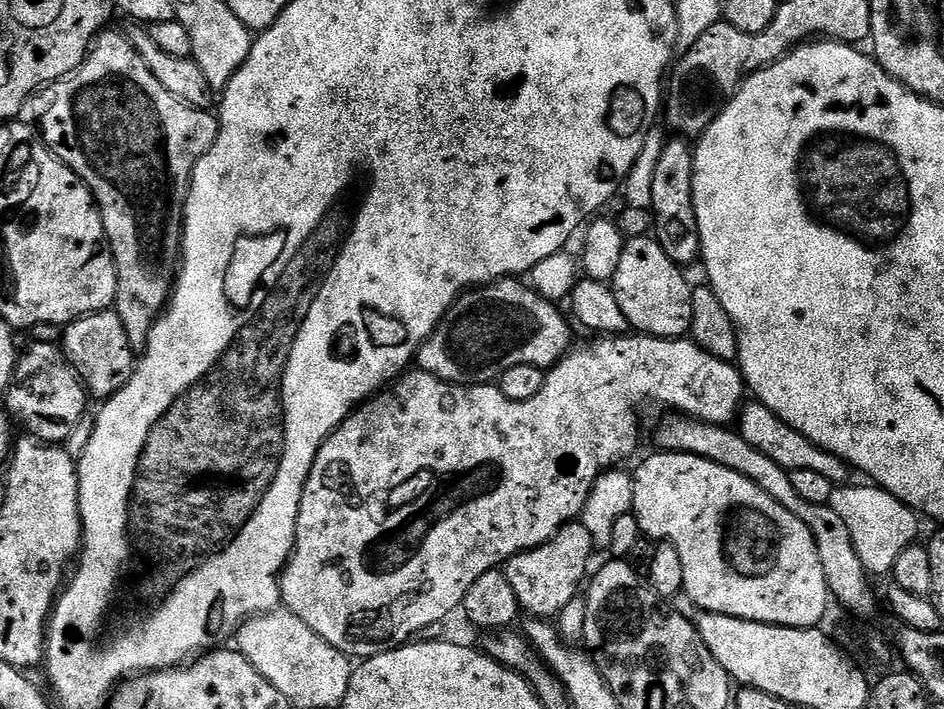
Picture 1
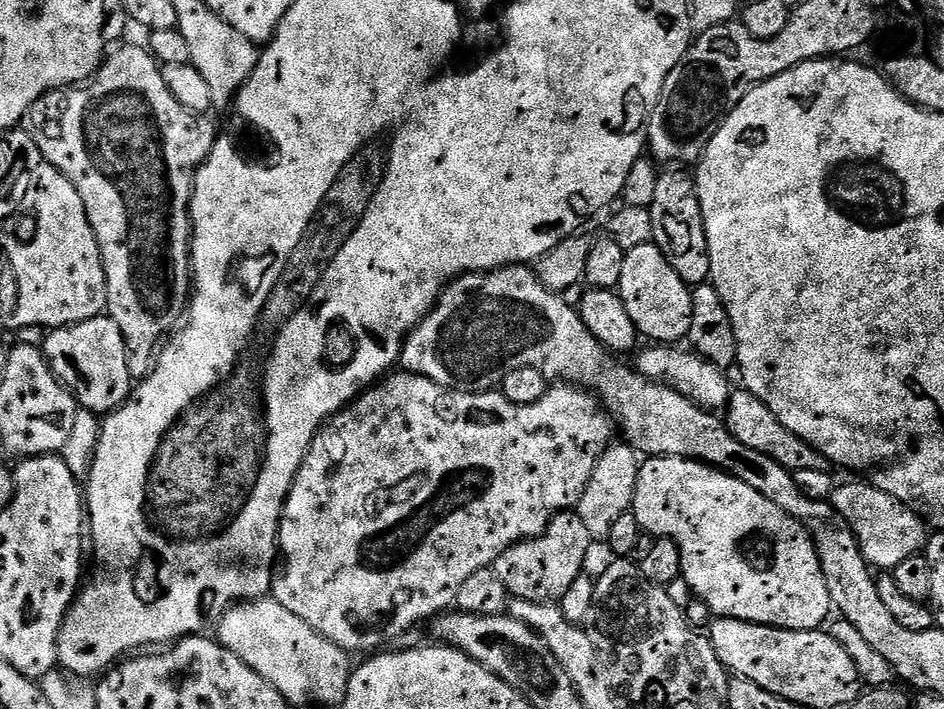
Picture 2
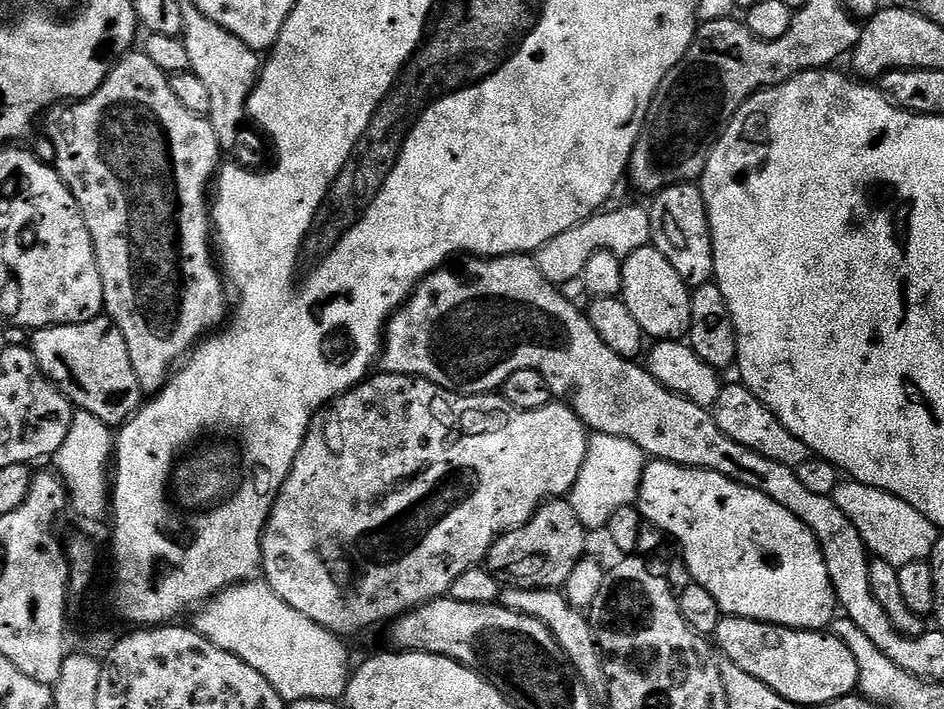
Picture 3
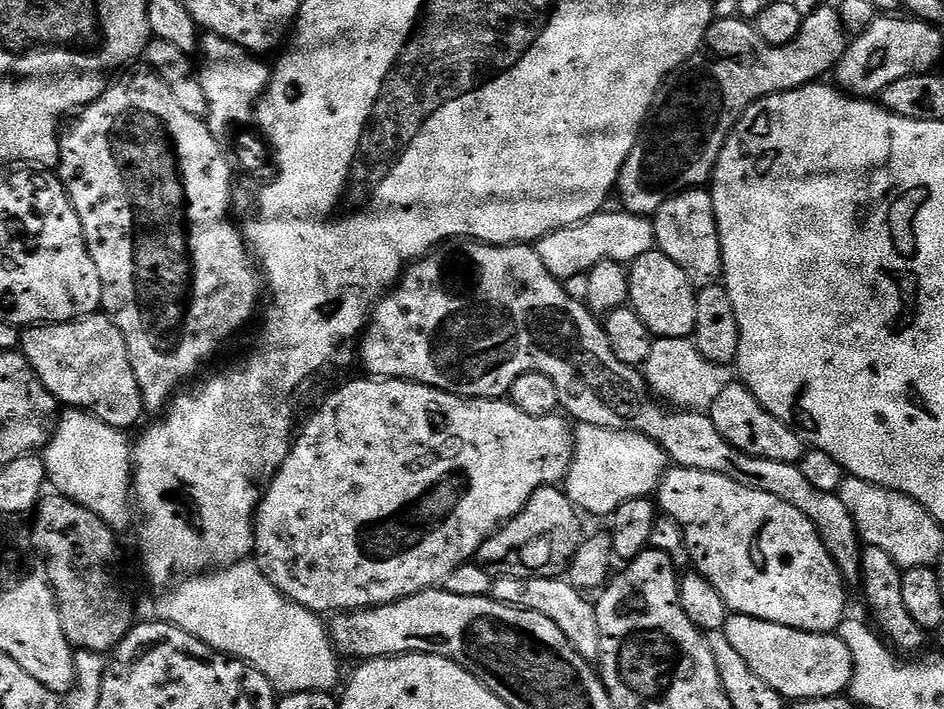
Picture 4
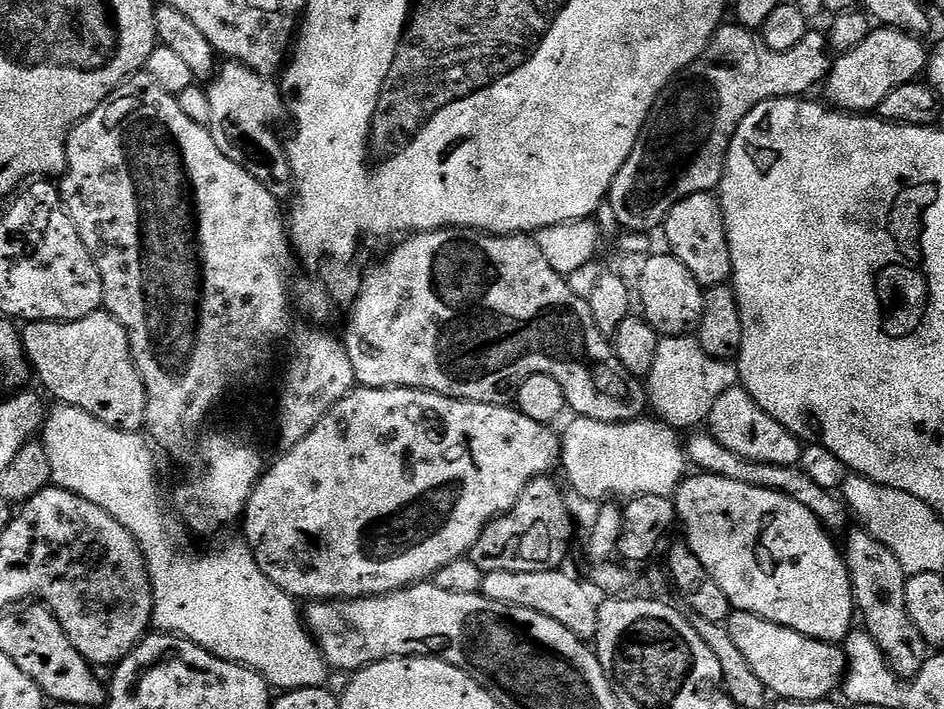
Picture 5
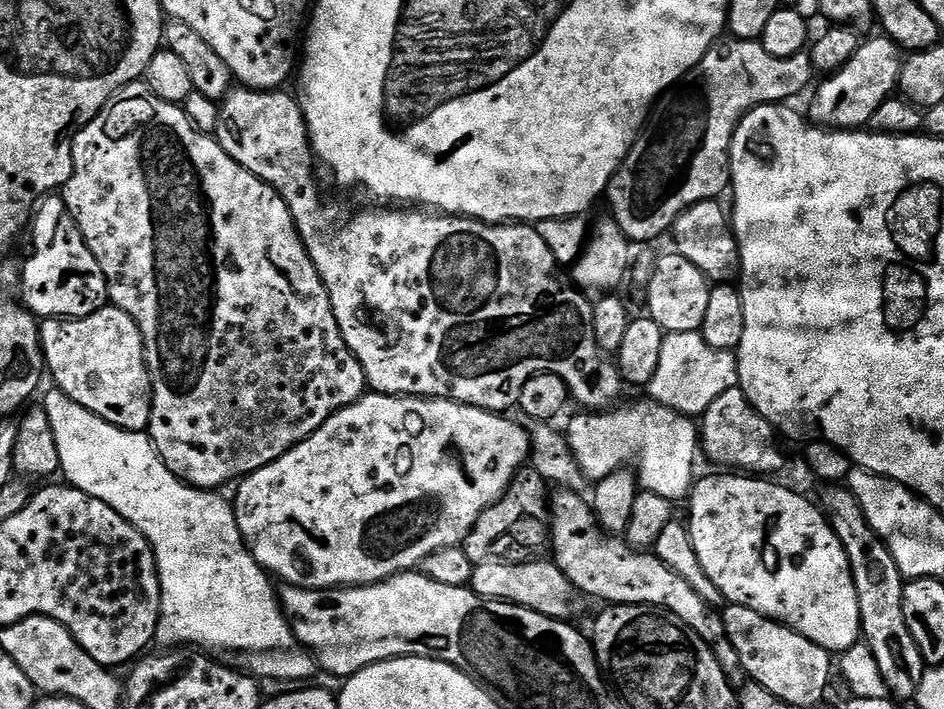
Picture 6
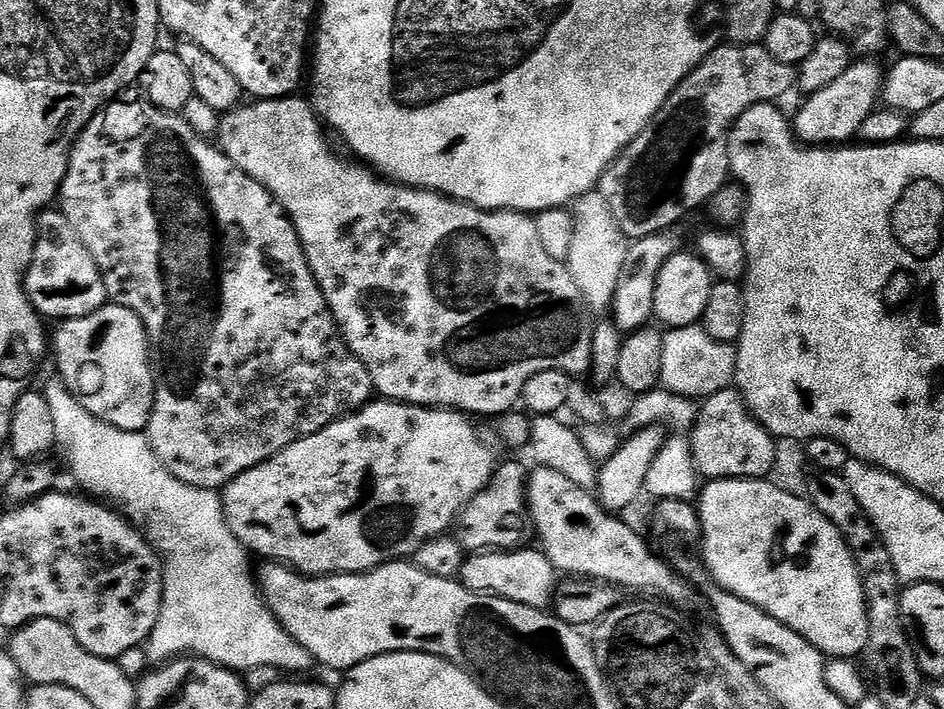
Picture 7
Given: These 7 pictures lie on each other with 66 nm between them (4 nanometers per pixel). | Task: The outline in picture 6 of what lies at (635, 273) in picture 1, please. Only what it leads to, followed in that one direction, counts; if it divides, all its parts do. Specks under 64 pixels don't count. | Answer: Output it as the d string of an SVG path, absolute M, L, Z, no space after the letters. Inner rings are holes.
M675 250L669 252L669 256L664 256L657 264L651 265L646 285L646 315L658 322L658 326L666 334L680 331L699 332L702 321L706 318L706 310L710 307L713 285L693 263L688 262Z

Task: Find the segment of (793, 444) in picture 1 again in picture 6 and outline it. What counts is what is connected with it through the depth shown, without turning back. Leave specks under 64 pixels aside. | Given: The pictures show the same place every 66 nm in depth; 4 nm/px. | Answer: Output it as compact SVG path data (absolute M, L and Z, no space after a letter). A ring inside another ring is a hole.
M739 386L726 390L715 398L698 424L698 444L703 455L705 452L714 463L721 464L724 467L721 469L724 470L739 470L744 474L772 474L768 472L776 472L784 464L784 452L780 449L780 443L782 440L776 429L754 410L754 406L750 406L746 394Z

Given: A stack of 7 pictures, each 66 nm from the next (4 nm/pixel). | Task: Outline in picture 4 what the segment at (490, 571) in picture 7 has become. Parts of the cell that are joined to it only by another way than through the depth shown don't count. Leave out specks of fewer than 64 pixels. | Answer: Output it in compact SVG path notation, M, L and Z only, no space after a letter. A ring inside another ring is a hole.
M501 575L493 579L490 593L493 600L515 608L525 608L542 614L566 634L568 645L589 662L599 661L602 650L602 634L598 634L598 614L595 603L566 578L559 576Z

